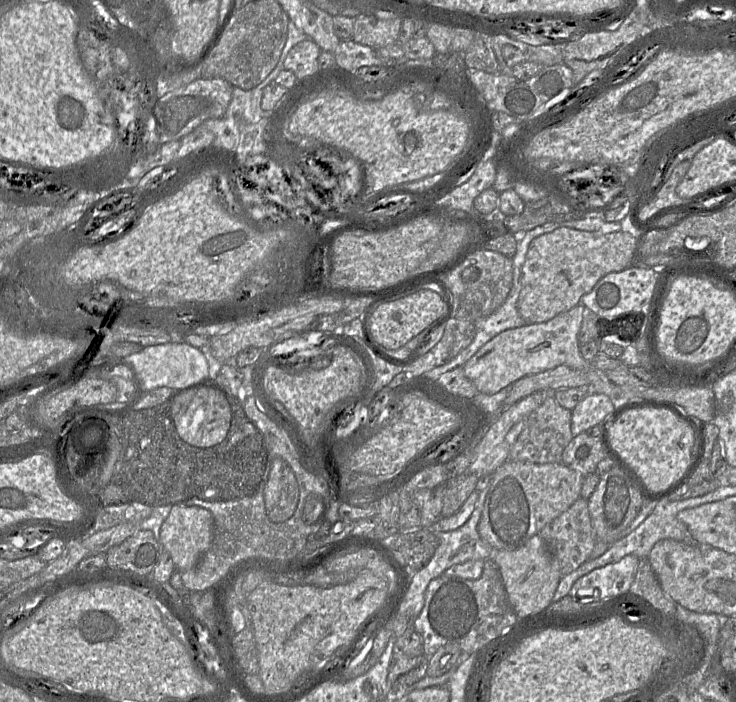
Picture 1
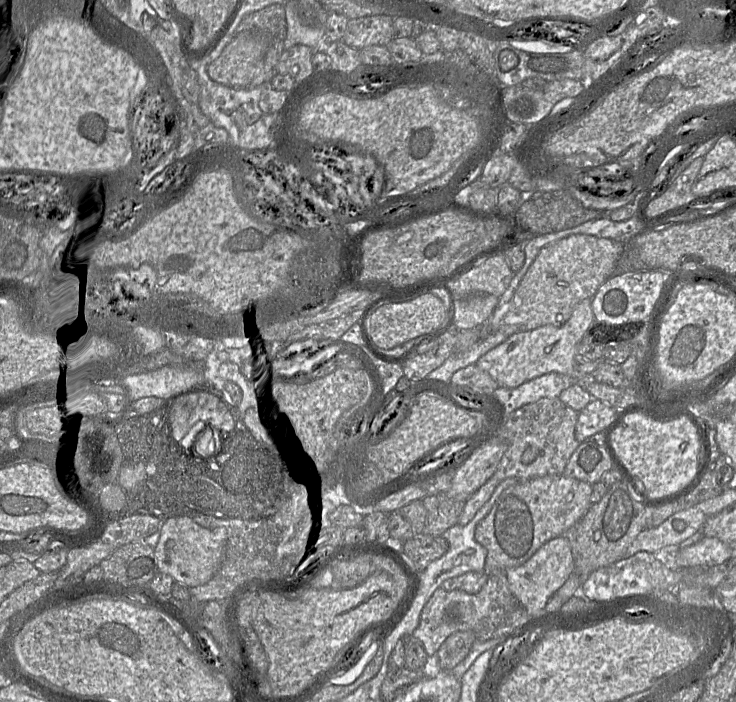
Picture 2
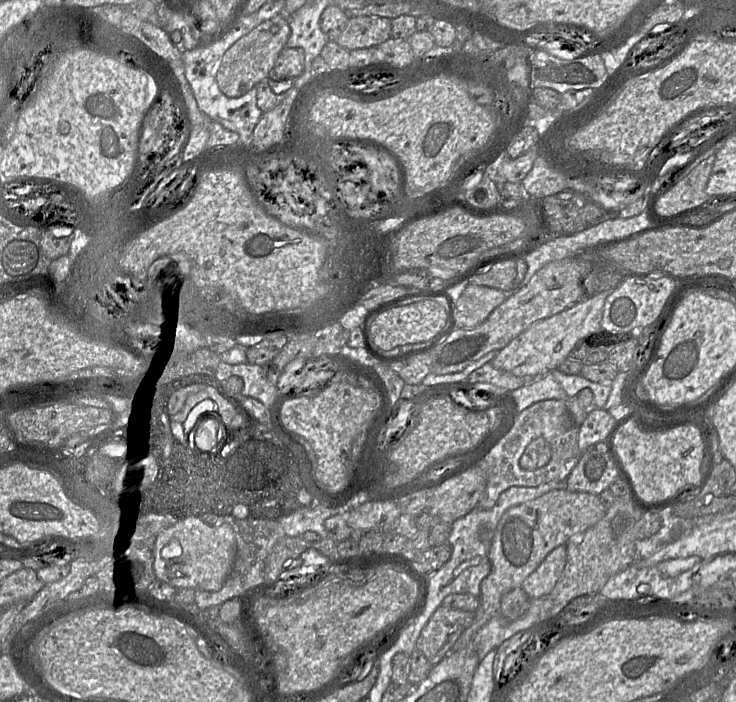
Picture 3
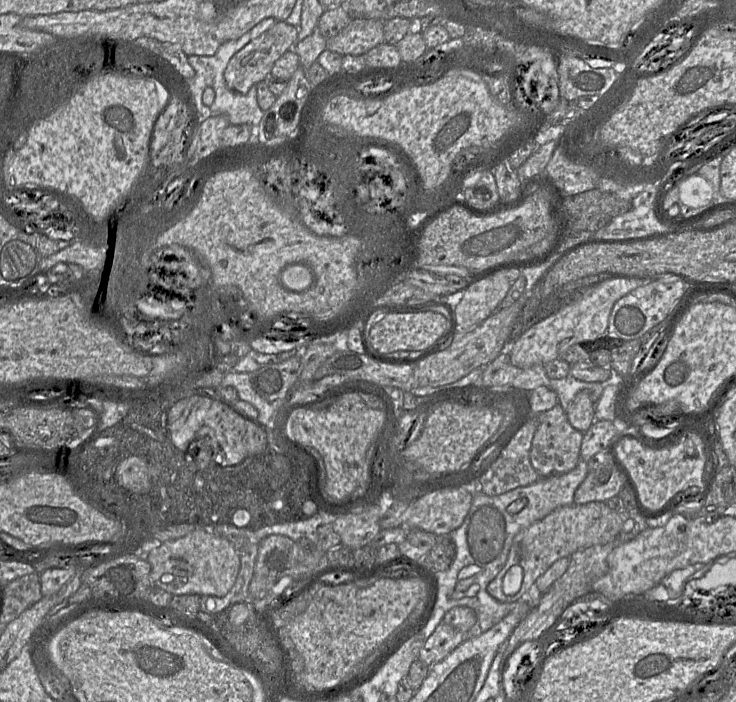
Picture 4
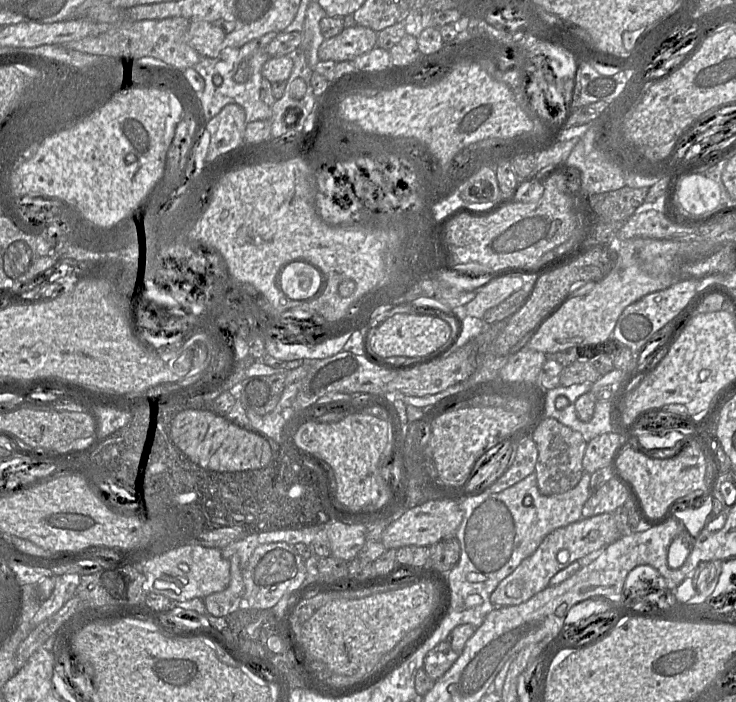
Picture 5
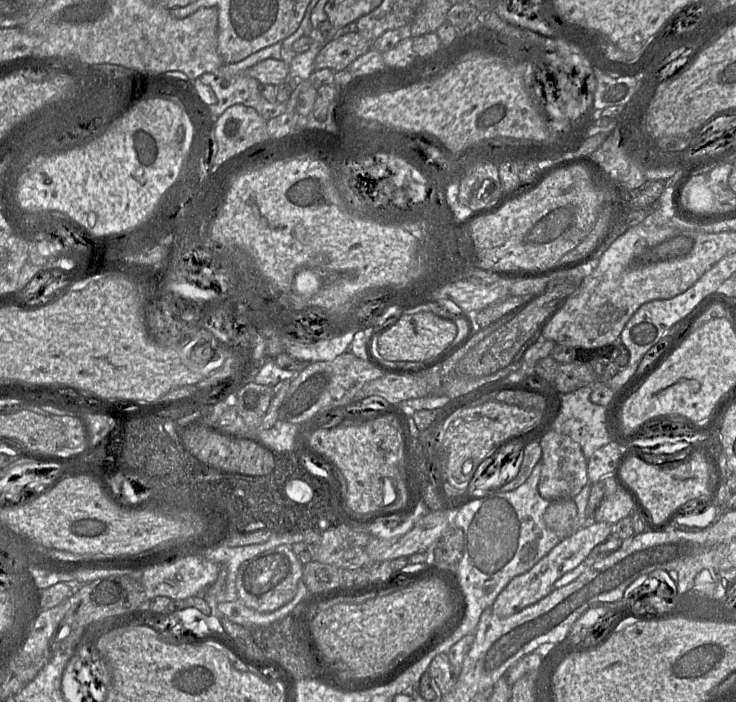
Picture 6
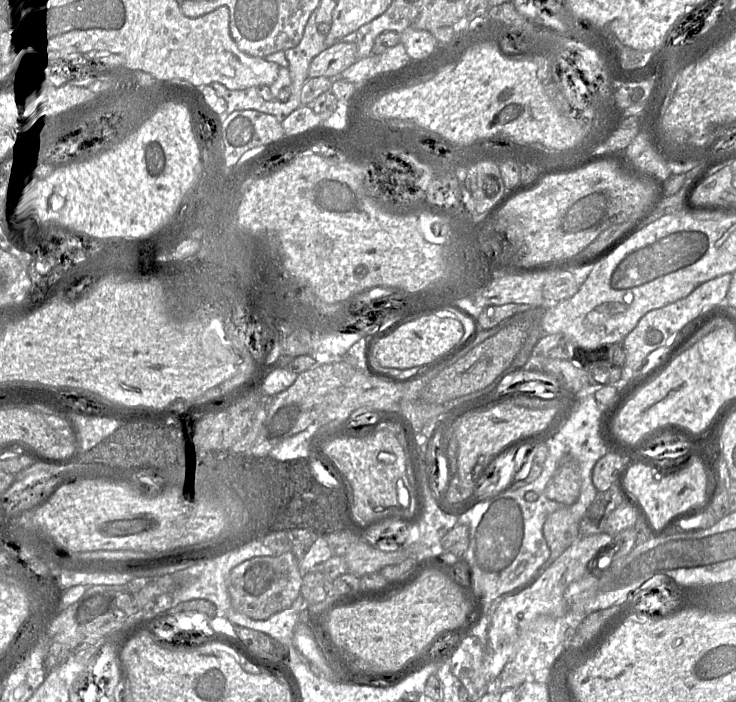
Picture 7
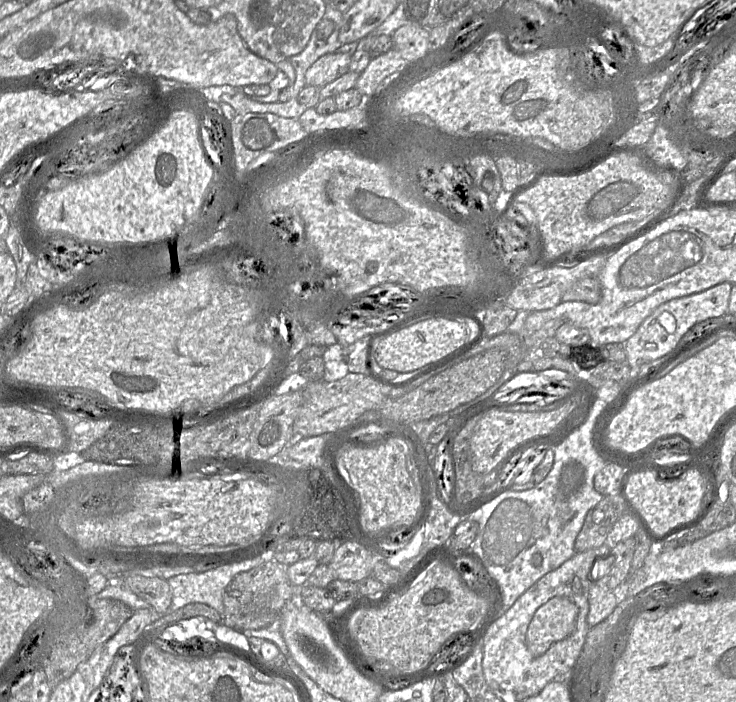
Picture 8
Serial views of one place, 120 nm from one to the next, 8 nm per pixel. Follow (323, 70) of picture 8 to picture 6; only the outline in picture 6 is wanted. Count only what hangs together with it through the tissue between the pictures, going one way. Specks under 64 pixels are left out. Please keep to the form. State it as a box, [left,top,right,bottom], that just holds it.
[314,32,371,72]

